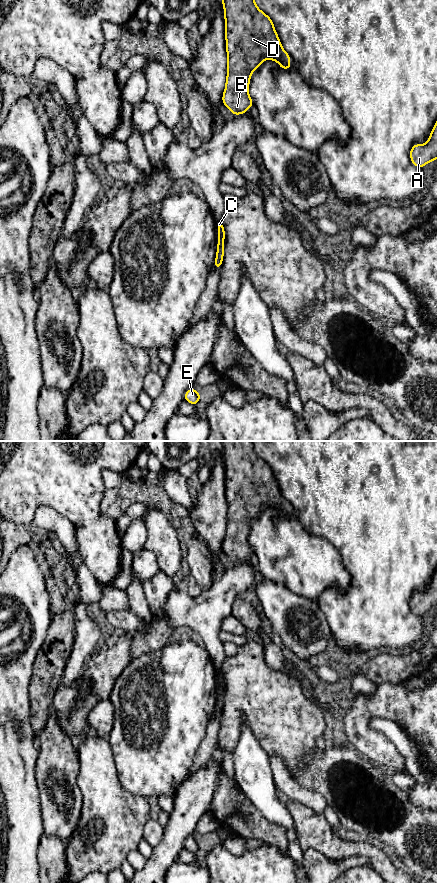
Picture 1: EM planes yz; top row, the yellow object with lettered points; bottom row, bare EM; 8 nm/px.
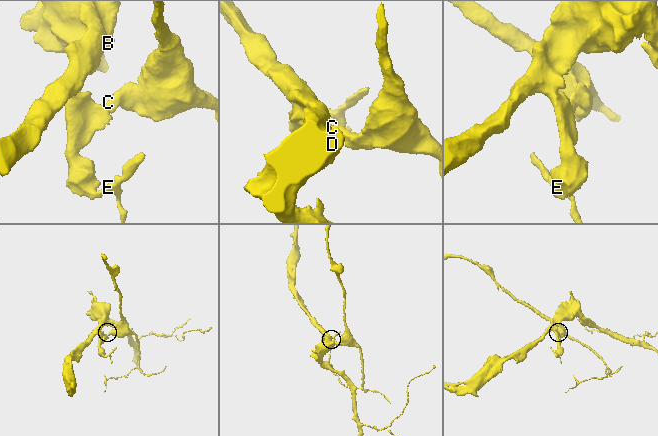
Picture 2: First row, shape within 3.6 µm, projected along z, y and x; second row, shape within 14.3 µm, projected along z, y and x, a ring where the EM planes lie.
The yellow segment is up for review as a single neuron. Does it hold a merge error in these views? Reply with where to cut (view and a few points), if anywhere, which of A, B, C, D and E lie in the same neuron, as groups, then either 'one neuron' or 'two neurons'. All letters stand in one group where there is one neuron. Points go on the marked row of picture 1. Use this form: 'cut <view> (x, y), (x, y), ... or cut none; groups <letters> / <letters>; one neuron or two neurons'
cut yz (218, 234), (223, 243); groups A B D E / C; two neurons

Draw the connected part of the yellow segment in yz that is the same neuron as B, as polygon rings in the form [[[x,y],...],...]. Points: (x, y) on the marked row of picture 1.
[[[222,0],[222,2],[227,52],[227,76],[222,103],[233,115],[242,115],[254,106],[248,93],[251,74],[266,59],[276,61],[281,69],[288,70],[293,63],[287,61],[292,57],[283,49],[272,19],[257,7],[255,0]]]

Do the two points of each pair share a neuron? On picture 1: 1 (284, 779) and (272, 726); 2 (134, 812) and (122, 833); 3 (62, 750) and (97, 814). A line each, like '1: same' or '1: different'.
1: different
2: same
3: different

